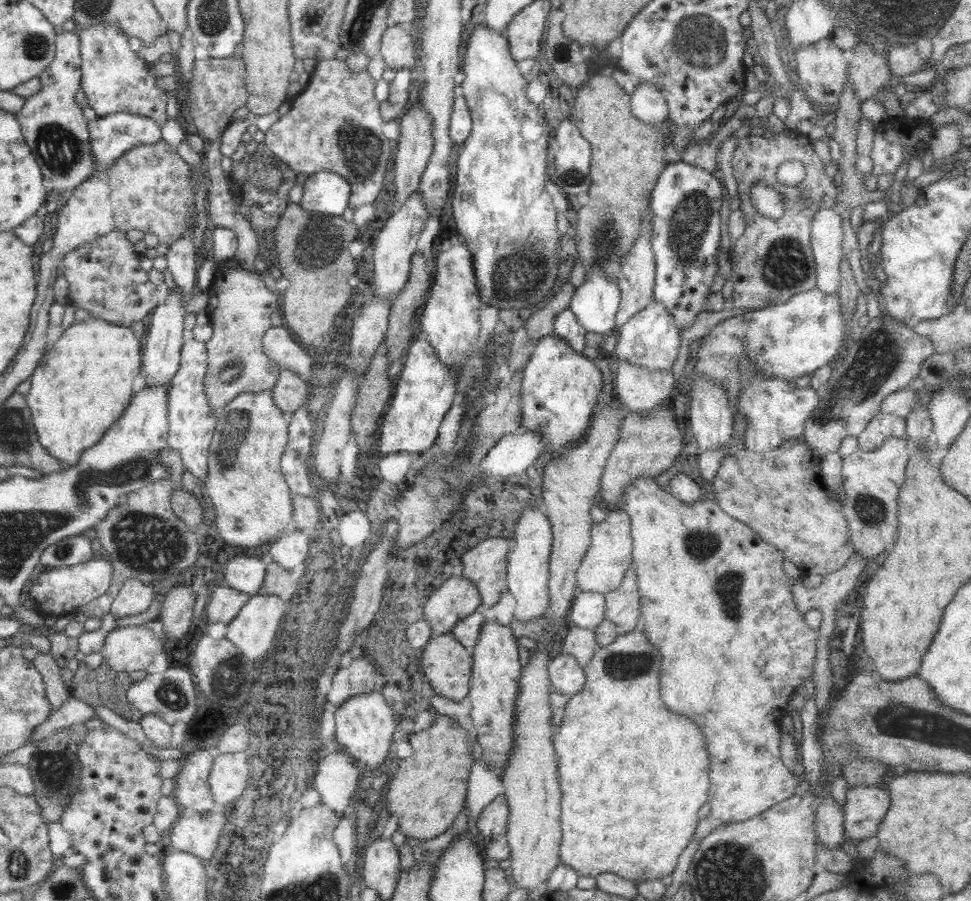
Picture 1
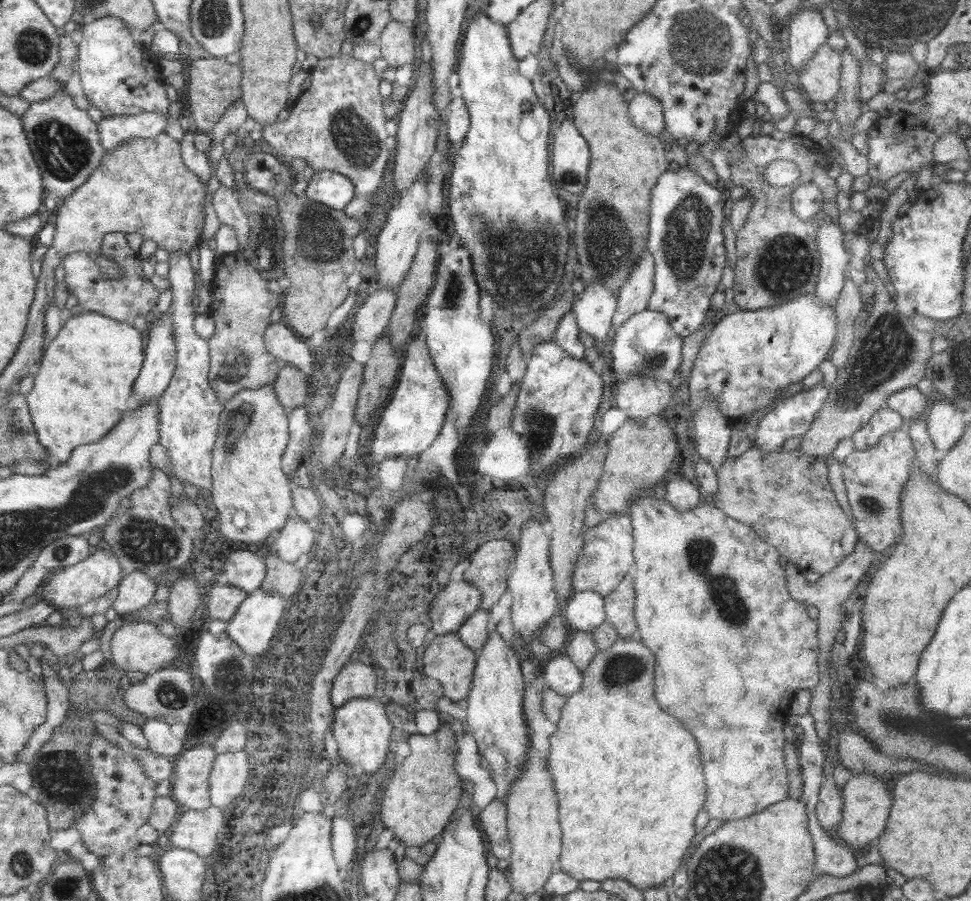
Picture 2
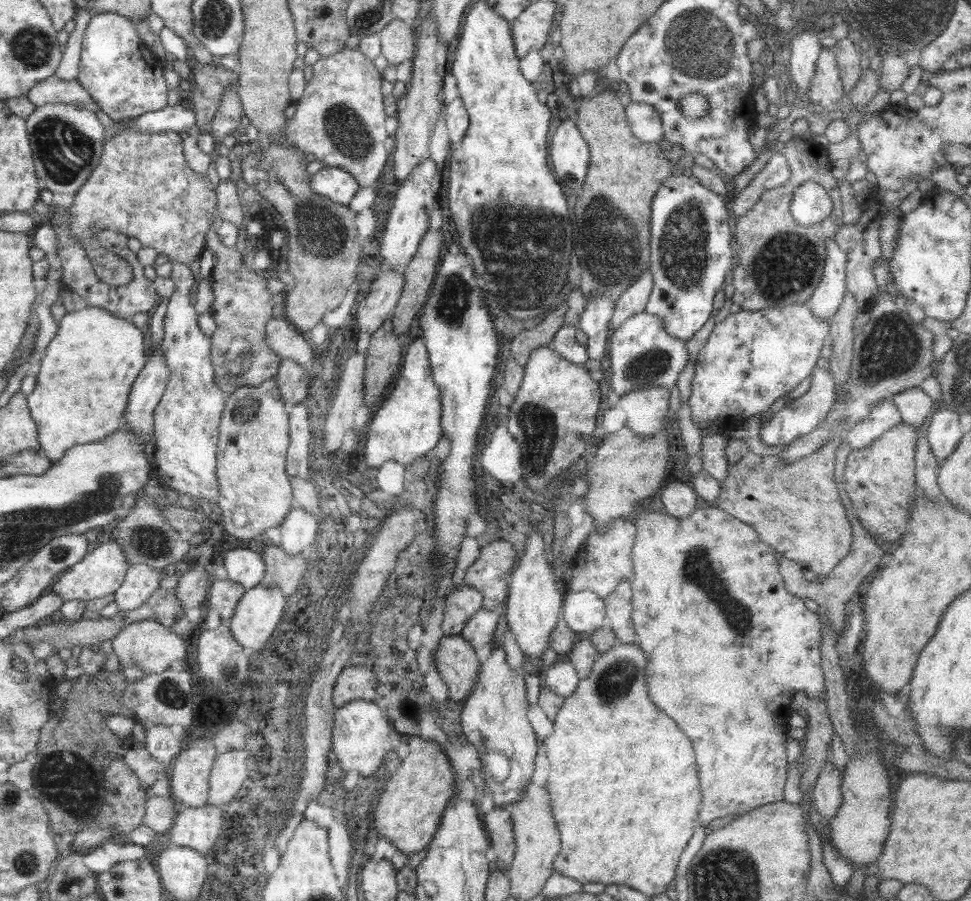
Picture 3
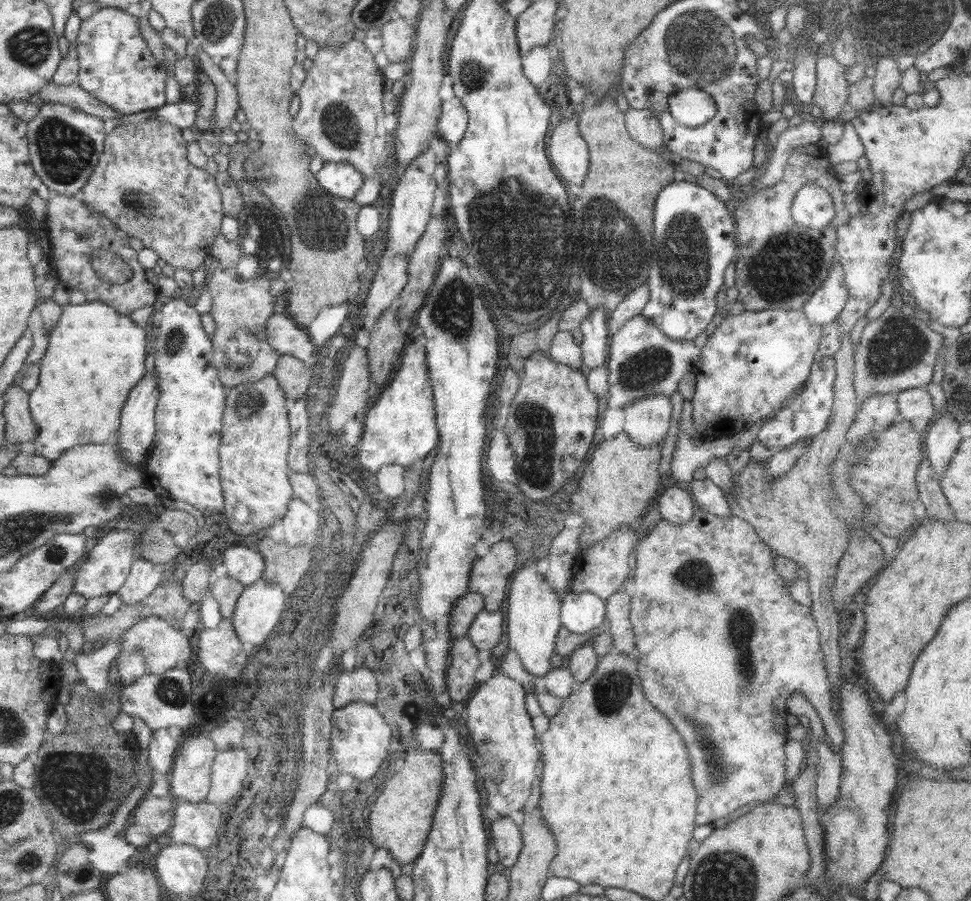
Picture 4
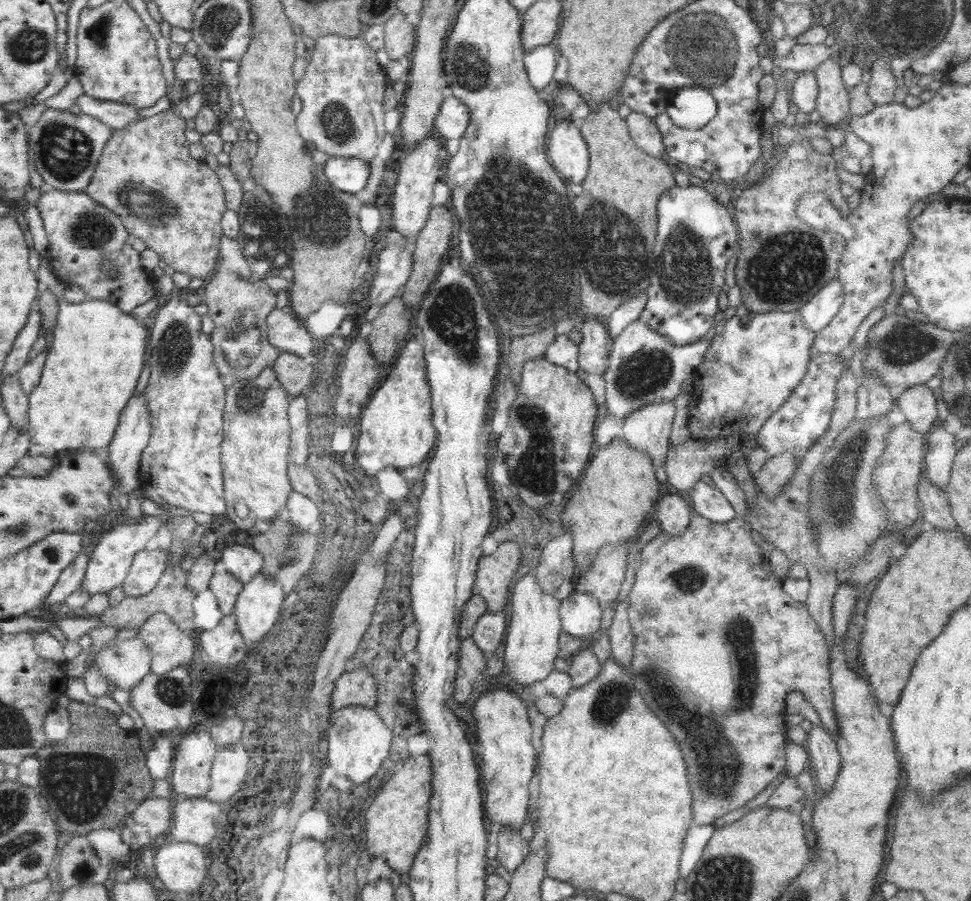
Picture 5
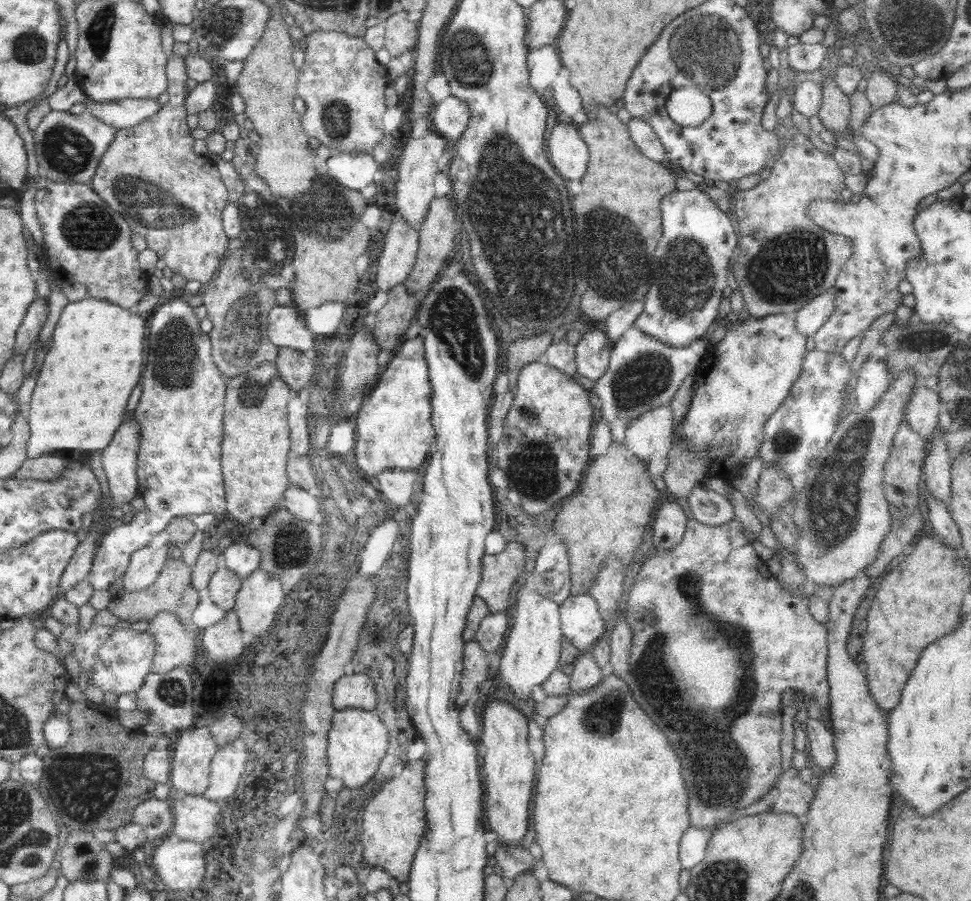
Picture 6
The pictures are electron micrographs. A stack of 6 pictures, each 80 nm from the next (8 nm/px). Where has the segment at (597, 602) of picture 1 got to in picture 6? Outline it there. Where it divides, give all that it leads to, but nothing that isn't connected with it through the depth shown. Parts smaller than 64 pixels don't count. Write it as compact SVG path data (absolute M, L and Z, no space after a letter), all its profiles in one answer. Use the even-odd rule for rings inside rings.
M588 594L570 596L559 605L559 615L564 637L582 653L608 633L596 599Z

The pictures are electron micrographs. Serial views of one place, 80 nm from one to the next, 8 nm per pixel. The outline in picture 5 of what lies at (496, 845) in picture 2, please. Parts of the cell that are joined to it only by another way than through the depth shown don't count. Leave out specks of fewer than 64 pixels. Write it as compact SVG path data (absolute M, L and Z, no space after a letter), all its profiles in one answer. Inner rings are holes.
M510 827L500 828L496 844L498 862L510 873L514 872L531 852L529 841L522 839L520 831Z

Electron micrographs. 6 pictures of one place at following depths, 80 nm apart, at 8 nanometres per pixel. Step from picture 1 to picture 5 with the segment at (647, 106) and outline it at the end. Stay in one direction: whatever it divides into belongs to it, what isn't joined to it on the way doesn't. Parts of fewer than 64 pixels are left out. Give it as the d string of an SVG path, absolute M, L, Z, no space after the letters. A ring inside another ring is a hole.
M630 112L625 117L632 140L650 156L661 158L664 153L662 135L658 127L645 114Z

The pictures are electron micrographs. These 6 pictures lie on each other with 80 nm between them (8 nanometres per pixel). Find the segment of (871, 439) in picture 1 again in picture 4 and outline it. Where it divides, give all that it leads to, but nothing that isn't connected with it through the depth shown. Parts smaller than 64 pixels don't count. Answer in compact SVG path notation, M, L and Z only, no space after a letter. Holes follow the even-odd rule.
M873 394L864 399L858 408L852 426L847 434L847 442L861 442L869 432L881 432L891 426L892 420L899 414L895 394Z

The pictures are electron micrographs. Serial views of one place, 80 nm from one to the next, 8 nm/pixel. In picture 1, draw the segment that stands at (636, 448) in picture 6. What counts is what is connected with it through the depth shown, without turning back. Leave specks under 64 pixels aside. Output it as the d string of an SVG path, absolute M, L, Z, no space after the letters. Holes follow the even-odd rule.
M620 359L616 376L614 399L619 406L626 406L625 410L633 413L645 413L666 406L664 401L669 399L675 383L671 370L650 370Z

